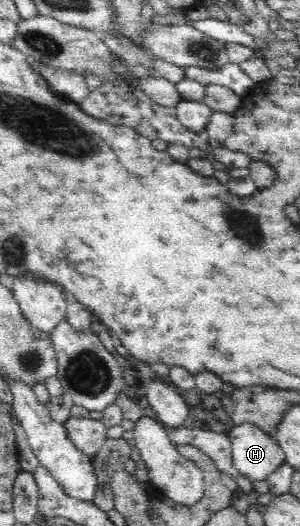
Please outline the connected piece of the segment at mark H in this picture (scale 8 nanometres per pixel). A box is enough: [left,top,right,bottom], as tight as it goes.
[229,423,284,480]

